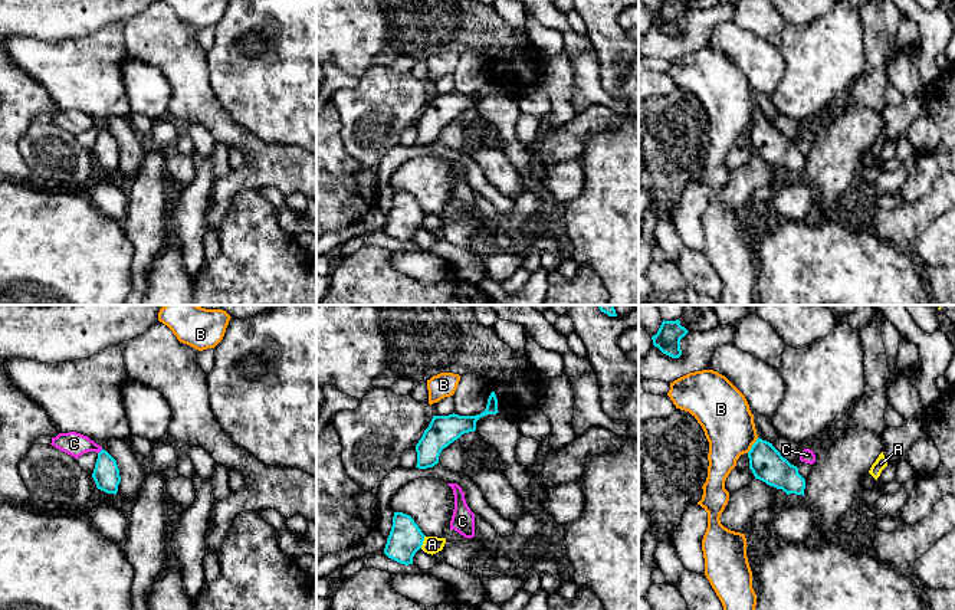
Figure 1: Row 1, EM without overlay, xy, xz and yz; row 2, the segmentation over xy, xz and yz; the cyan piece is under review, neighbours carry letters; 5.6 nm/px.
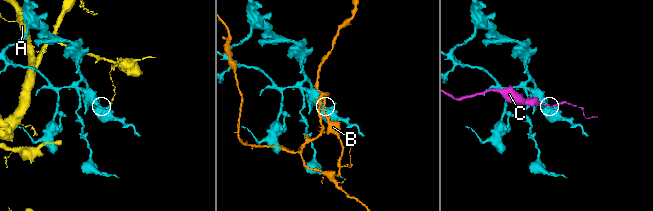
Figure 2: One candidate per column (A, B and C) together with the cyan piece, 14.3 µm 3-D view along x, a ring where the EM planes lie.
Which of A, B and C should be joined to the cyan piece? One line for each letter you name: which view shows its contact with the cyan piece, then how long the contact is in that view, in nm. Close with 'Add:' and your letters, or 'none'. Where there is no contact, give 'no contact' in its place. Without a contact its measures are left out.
Add: none

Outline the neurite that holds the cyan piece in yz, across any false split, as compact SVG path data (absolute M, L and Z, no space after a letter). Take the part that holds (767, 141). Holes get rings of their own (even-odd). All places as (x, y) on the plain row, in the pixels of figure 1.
M758 115L748 129L748 135L755 157L782 167L787 173L804 174L805 157L798 151L798 145L791 142L772 121Z

